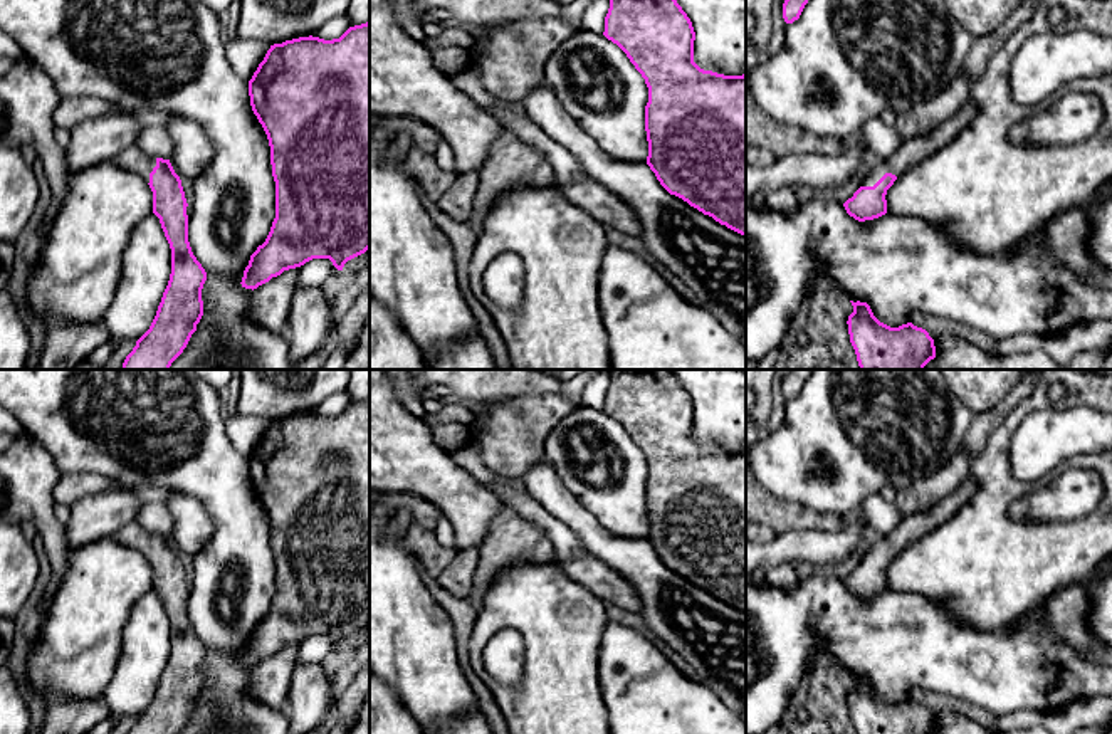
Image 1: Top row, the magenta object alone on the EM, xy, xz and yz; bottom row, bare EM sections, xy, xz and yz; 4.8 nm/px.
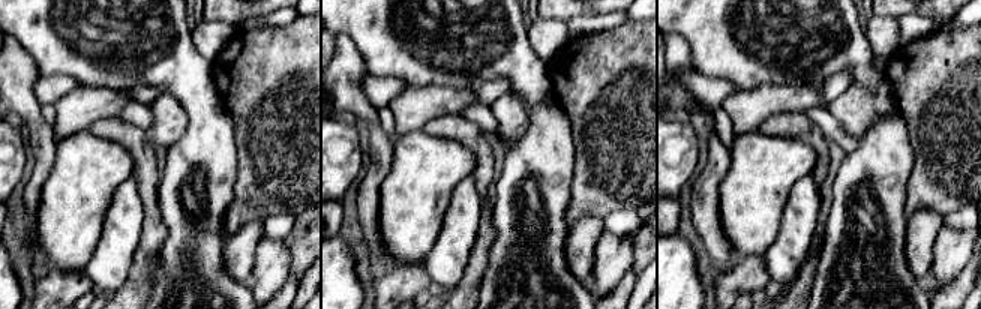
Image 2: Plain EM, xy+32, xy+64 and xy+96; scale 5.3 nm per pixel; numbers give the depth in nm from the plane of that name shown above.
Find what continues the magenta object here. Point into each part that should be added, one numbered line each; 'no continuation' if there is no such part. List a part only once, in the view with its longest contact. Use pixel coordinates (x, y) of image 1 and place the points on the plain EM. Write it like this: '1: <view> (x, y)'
1: yz (911, 528)

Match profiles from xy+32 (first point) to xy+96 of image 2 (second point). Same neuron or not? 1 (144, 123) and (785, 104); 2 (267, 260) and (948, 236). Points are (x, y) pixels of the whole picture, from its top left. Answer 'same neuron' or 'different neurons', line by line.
1: different neurons
2: same neuron

